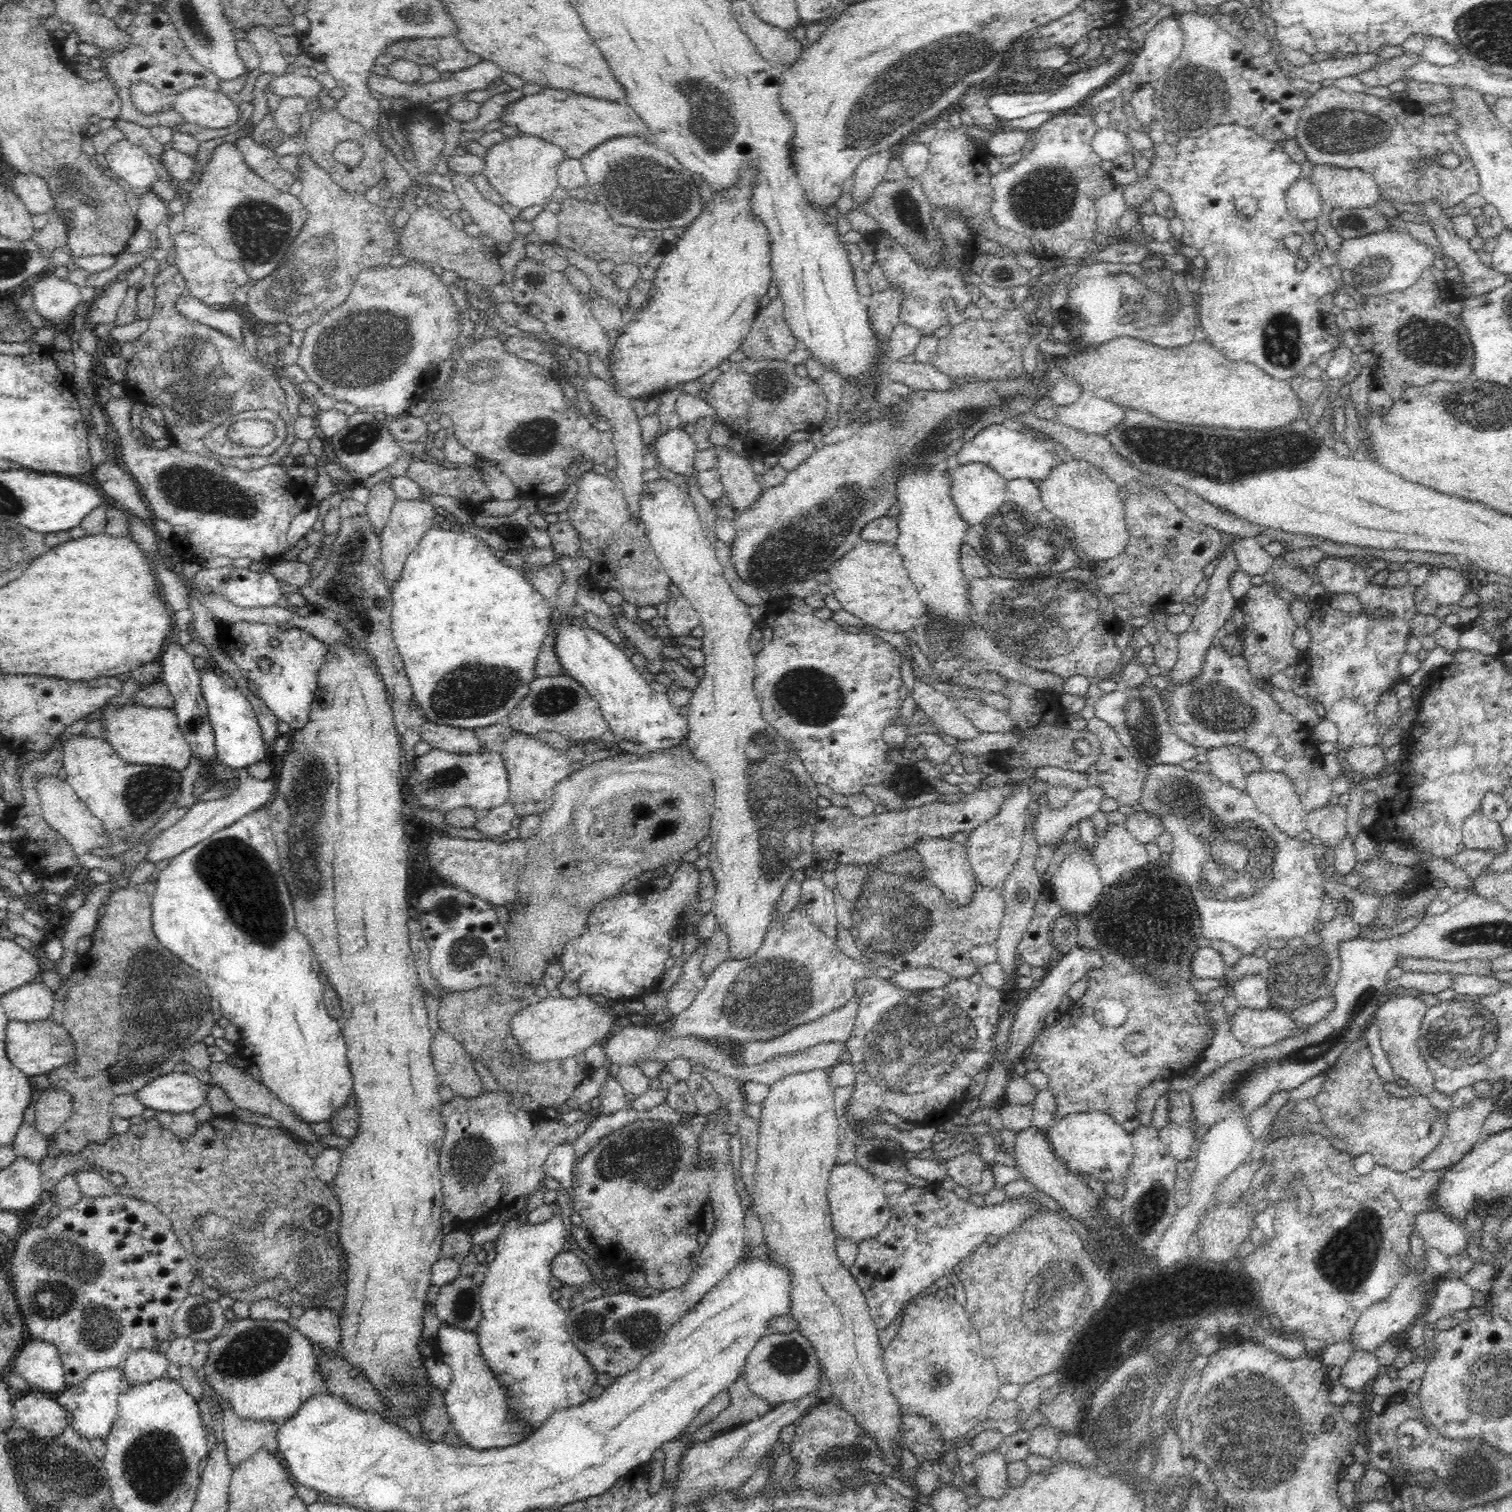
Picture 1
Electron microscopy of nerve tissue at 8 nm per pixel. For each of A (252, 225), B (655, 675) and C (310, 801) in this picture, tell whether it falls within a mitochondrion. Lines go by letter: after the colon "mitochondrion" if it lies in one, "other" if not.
A: mitochondrion
B: other
C: mitochondrion

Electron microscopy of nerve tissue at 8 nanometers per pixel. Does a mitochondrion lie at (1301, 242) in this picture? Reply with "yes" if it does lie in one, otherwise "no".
no

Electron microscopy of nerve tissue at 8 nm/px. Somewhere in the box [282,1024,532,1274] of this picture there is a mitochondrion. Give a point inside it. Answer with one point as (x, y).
(470, 1159)

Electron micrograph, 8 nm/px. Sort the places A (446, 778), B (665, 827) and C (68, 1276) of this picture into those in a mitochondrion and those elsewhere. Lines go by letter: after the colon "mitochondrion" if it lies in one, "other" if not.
A: mitochondrion
B: mitochondrion
C: mitochondrion

